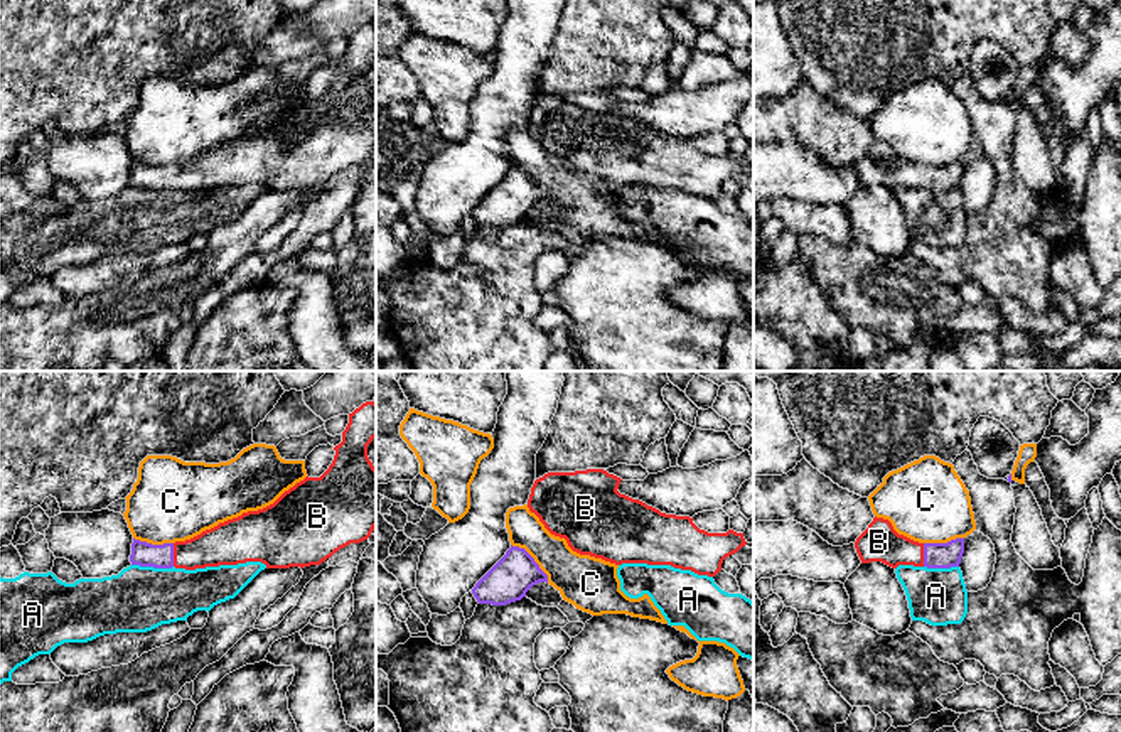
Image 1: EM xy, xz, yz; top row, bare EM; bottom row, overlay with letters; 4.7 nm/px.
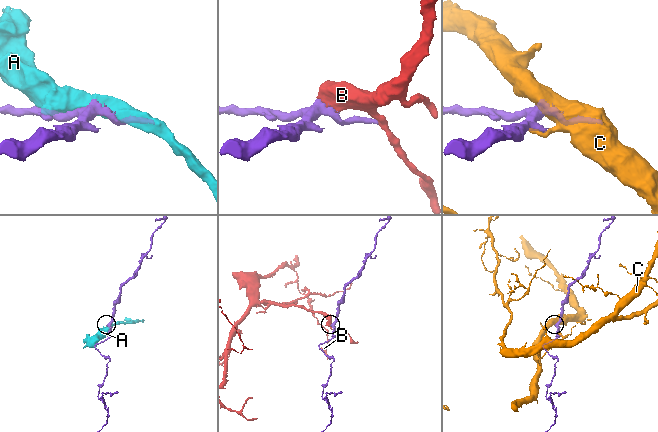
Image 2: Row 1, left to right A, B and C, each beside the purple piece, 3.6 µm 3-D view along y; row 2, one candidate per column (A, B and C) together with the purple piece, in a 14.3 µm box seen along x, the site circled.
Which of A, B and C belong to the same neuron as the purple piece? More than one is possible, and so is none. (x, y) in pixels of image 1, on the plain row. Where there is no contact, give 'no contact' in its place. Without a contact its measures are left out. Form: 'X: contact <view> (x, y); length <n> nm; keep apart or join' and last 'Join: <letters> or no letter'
A: contact xy (152, 188); length 200 nm; keep apart
B: contact xy (172, 177); length 110 nm; join
C: contact xz (533, 182); length 260 nm; keep apart
Join: B

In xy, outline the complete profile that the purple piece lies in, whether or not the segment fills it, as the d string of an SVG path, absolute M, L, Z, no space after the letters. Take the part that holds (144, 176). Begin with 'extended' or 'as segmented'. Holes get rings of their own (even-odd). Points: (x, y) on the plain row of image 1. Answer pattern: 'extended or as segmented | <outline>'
extended | M376 25L352 35L342 64L320 100L305 100L273 126L243 135L201 157L152 167L133 160L131 187L206 191L261 184L266 191L320 187L376 150L376 89L367 67L376 59Z

